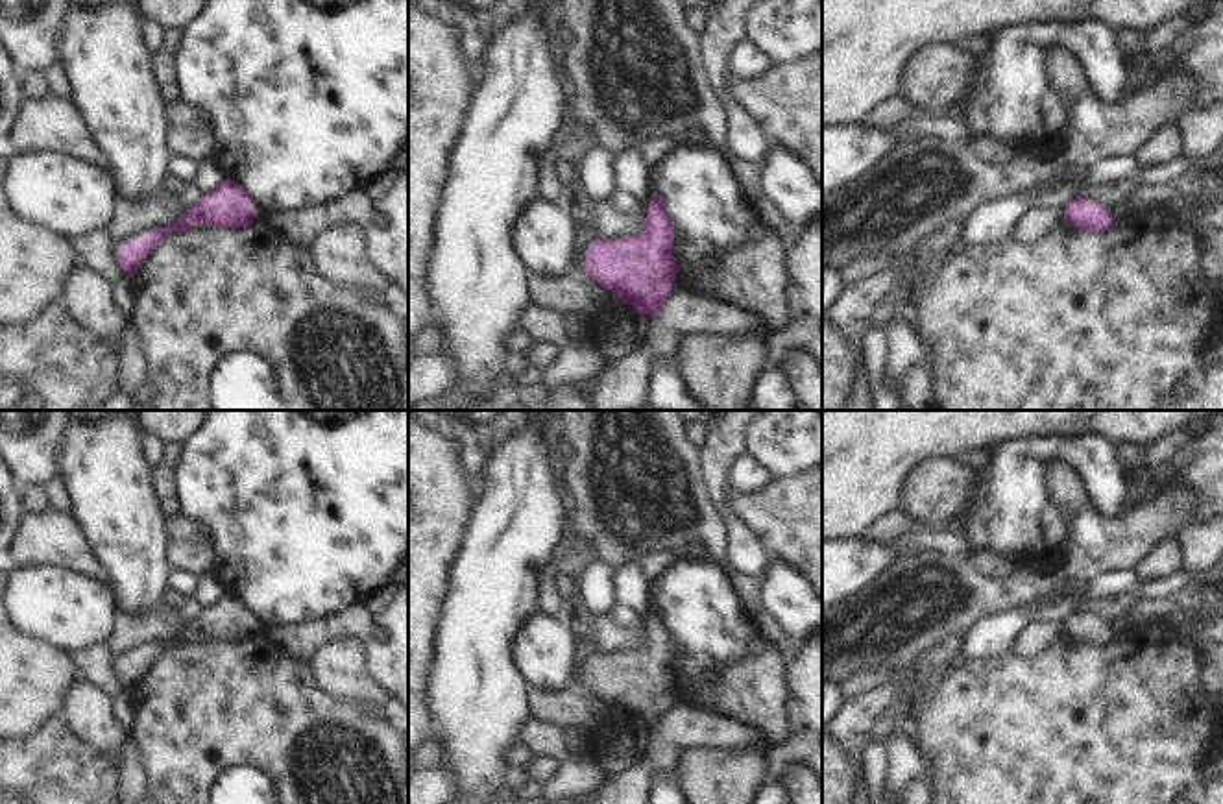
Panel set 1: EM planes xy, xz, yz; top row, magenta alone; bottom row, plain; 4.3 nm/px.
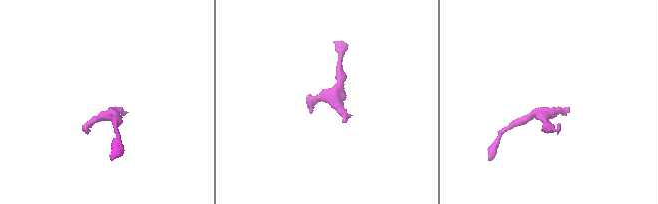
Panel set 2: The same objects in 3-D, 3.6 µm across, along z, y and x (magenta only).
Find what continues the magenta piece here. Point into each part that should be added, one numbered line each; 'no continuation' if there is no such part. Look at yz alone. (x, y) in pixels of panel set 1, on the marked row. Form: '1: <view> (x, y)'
no continuation

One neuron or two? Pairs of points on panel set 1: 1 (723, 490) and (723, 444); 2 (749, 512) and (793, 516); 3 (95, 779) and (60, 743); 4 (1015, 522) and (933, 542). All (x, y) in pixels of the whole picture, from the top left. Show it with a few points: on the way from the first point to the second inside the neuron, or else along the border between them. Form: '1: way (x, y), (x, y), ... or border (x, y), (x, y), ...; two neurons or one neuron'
1: way (721, 479), (721, 455); one neuron
2: way (760, 512), (782, 514); one neuron
3: way (85, 769), (69, 753); one neuron
4: border (963, 529), (974, 548); two neurons

